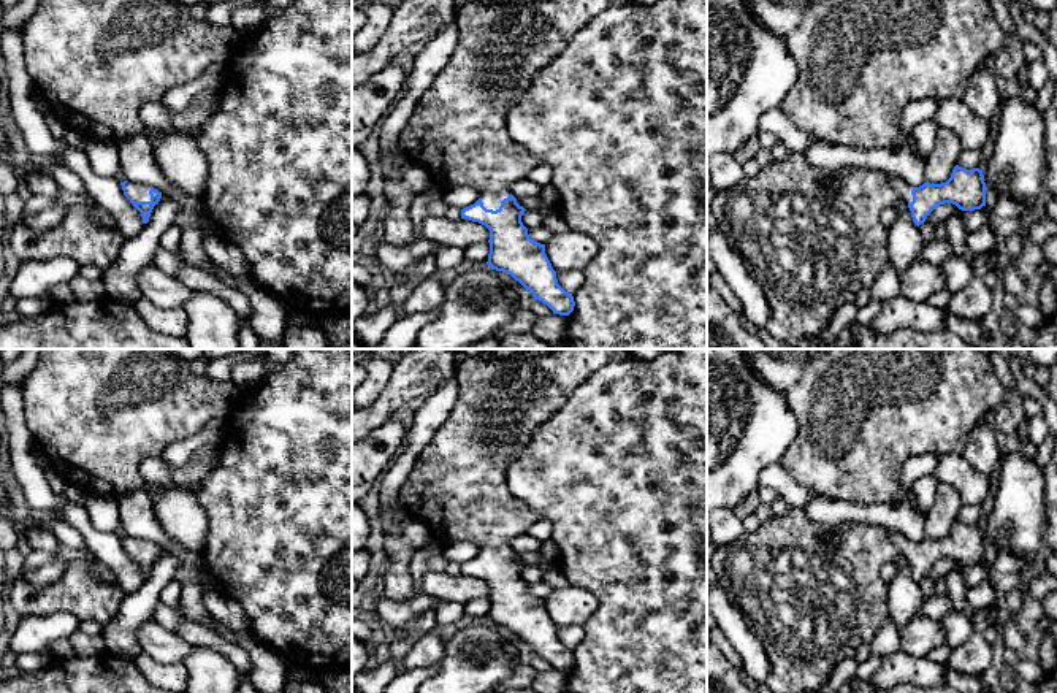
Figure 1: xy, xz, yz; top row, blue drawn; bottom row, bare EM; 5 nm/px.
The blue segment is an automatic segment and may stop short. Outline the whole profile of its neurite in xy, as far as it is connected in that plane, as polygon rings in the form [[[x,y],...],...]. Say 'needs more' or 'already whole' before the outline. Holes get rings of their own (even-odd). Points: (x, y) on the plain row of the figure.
needs more; [[[120,538],[124,550],[141,568],[143,579],[149,577],[154,561],[160,557],[162,547],[139,538]]]

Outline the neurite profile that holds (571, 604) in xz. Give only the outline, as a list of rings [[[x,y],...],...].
[[[574,585],[555,588],[545,598],[545,609],[556,628],[567,625],[583,626],[596,607],[597,601],[594,595]]]

